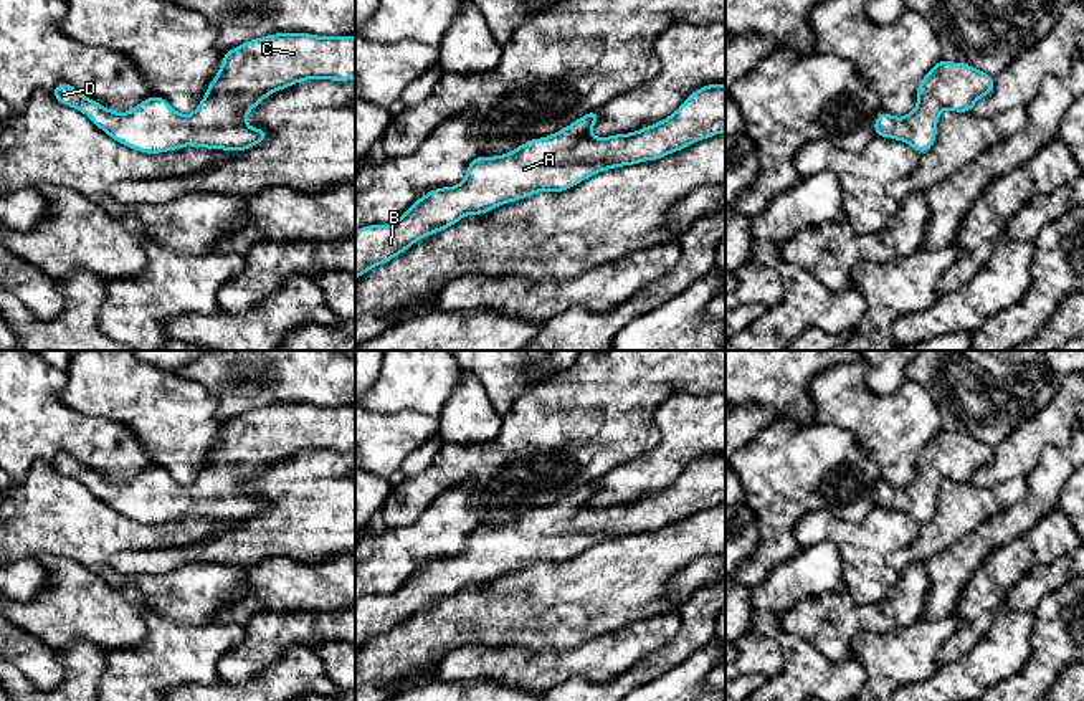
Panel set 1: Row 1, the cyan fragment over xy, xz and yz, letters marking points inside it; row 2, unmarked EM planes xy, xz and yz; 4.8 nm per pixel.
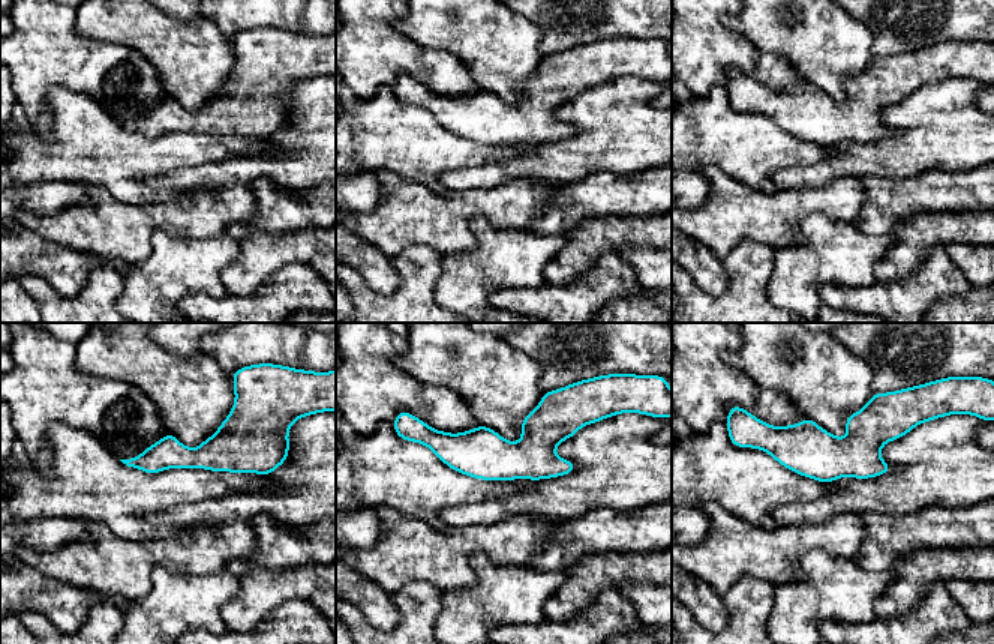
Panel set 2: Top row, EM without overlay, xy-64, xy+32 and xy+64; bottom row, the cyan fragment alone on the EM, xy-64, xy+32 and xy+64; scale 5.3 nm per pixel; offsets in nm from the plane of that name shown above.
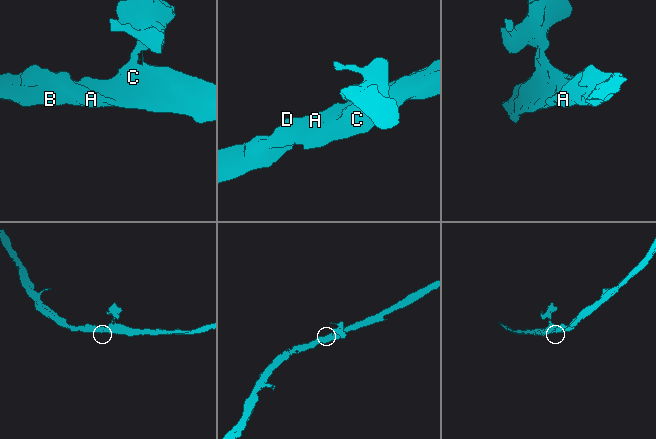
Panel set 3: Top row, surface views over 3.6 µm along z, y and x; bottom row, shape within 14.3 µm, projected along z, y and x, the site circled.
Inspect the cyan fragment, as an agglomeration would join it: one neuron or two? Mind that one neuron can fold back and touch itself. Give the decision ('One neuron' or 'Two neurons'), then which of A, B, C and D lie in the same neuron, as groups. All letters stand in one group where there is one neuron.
One neuron. Groups: A B C D

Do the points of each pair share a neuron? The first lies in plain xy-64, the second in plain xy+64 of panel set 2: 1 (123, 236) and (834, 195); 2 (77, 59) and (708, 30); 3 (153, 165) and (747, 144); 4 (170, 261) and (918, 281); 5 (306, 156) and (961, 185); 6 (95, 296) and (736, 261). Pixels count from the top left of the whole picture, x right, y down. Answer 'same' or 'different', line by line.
1: same
2: same
3: same
4: different
5: different
6: same

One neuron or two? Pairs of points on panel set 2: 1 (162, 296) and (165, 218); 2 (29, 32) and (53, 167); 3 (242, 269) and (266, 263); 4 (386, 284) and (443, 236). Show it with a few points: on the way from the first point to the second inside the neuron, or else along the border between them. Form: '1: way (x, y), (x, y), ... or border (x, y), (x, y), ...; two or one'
1: border (200, 237), (155, 231), (152, 252), (143, 261); two
2: border (47, 101), (53, 128), (42, 138); two
3: way (248, 269), (260, 263); one
4: border (362, 237), (390, 258); two

